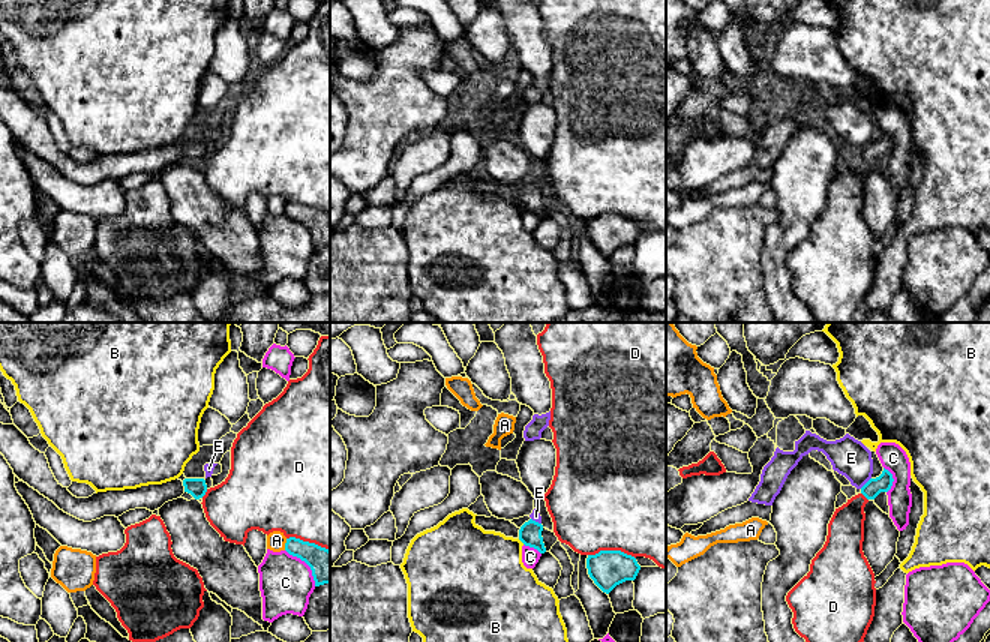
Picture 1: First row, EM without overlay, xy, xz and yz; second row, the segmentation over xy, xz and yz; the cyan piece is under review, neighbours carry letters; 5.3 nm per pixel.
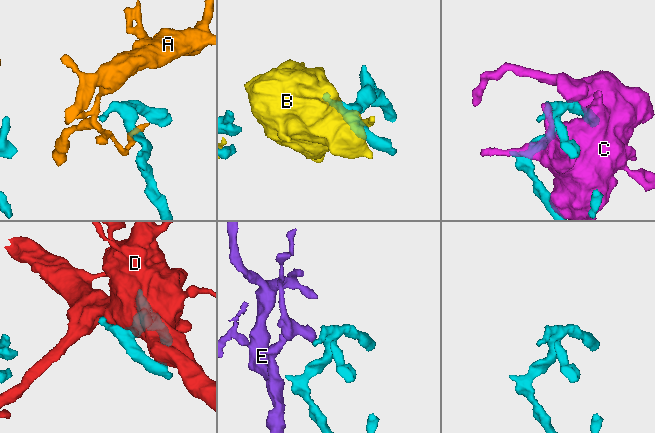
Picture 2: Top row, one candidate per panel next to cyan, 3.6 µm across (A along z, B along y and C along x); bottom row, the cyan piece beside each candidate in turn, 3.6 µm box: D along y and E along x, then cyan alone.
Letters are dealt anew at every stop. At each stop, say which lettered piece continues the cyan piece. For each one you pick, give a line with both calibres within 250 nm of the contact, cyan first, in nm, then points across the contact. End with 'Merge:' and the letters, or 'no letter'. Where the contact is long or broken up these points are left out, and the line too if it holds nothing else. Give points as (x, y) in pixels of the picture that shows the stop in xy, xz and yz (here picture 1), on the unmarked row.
Merge: no letter

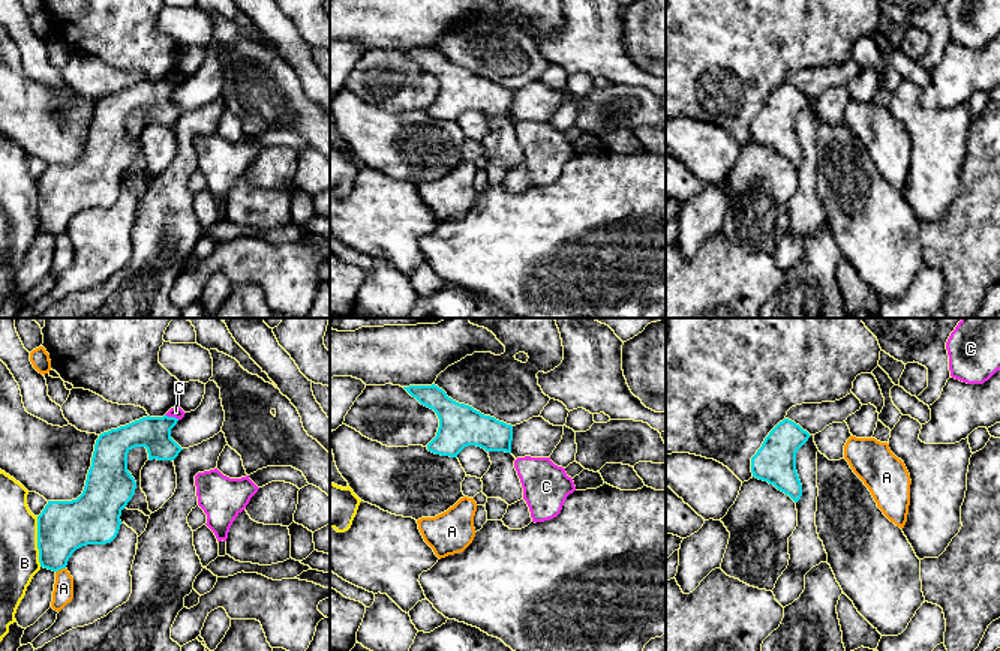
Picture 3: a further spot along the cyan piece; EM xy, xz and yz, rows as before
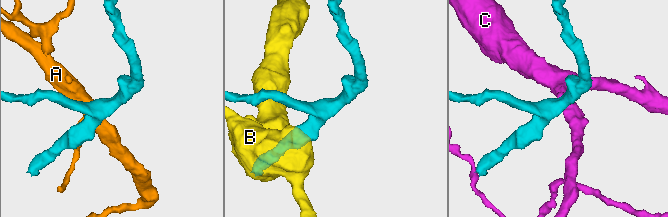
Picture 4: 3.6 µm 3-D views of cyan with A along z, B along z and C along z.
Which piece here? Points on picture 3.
Merge: no letter

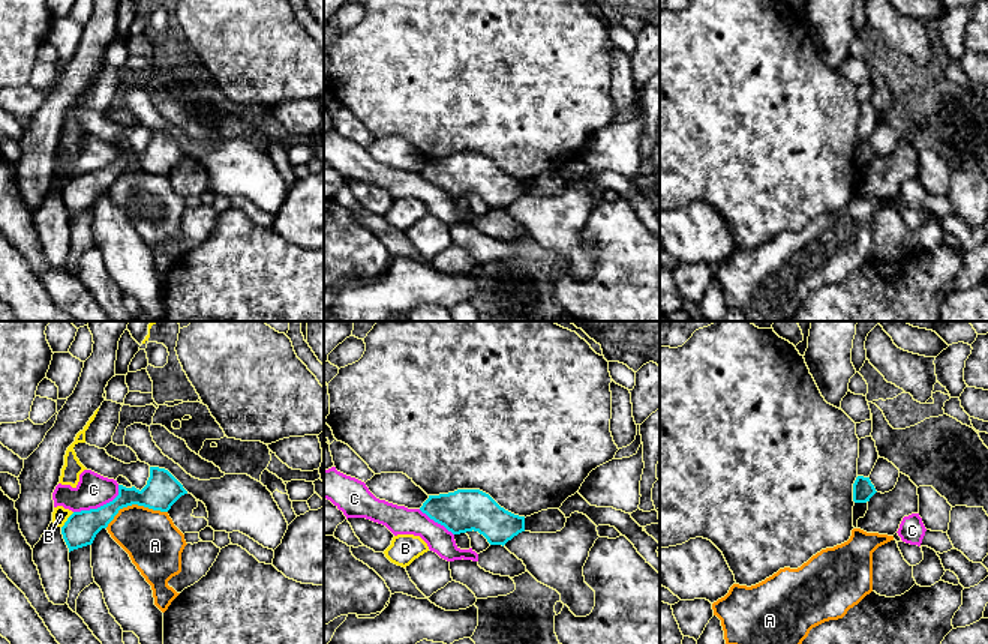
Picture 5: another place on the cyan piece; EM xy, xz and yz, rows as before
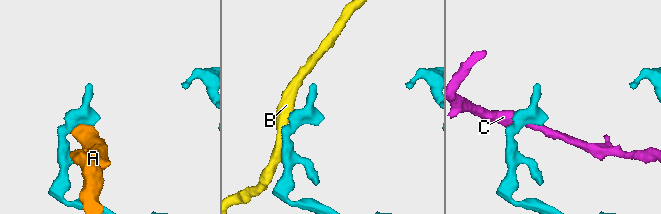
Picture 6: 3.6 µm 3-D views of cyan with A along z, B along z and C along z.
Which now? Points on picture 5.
Merge: no letter

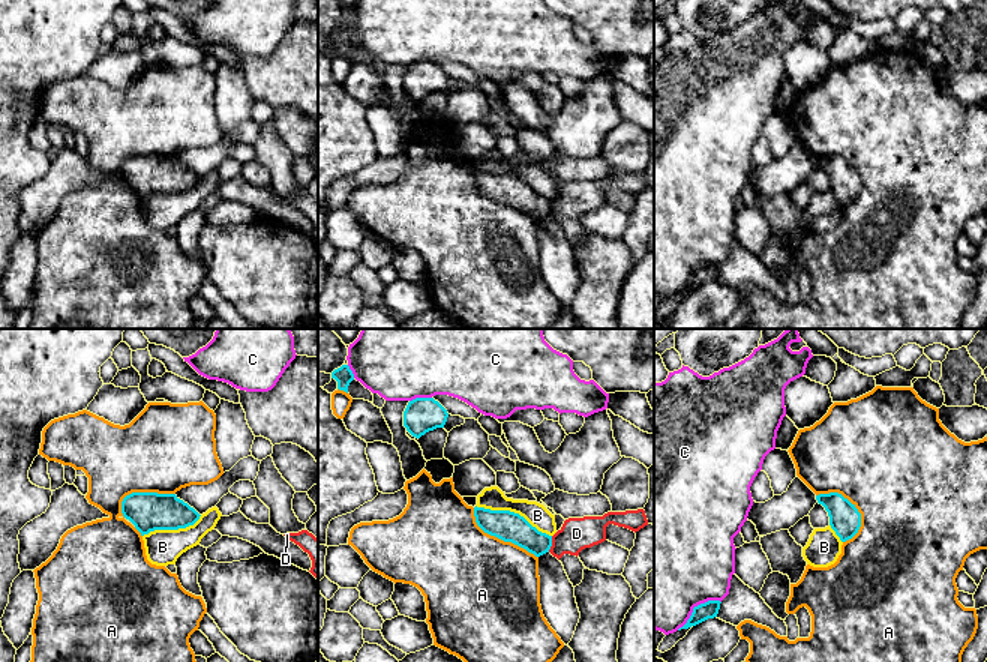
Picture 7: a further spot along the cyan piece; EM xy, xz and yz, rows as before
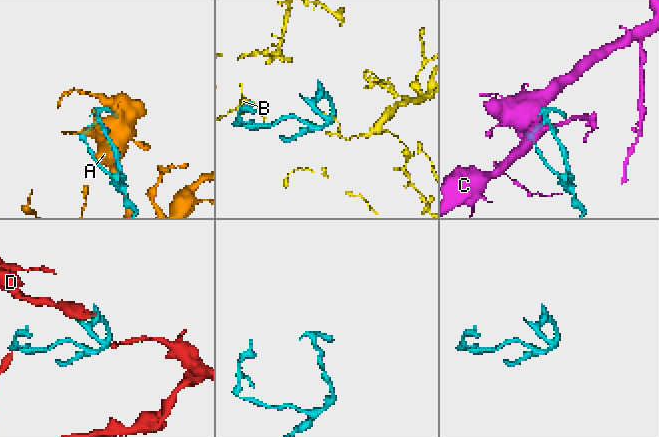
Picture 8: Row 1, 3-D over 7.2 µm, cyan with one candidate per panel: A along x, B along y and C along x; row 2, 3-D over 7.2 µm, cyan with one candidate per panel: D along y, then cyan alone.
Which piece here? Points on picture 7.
Merge: no letter

